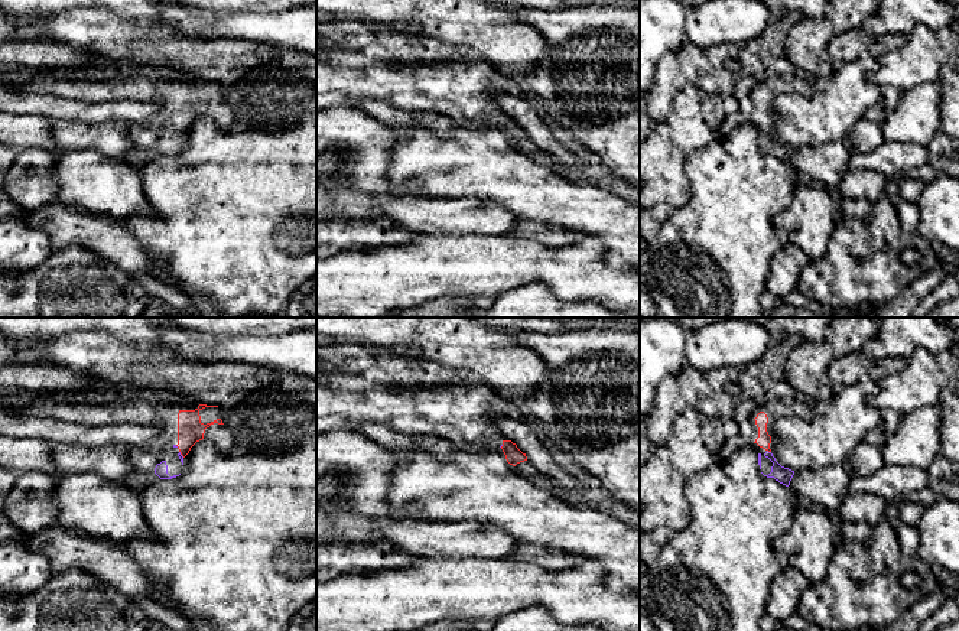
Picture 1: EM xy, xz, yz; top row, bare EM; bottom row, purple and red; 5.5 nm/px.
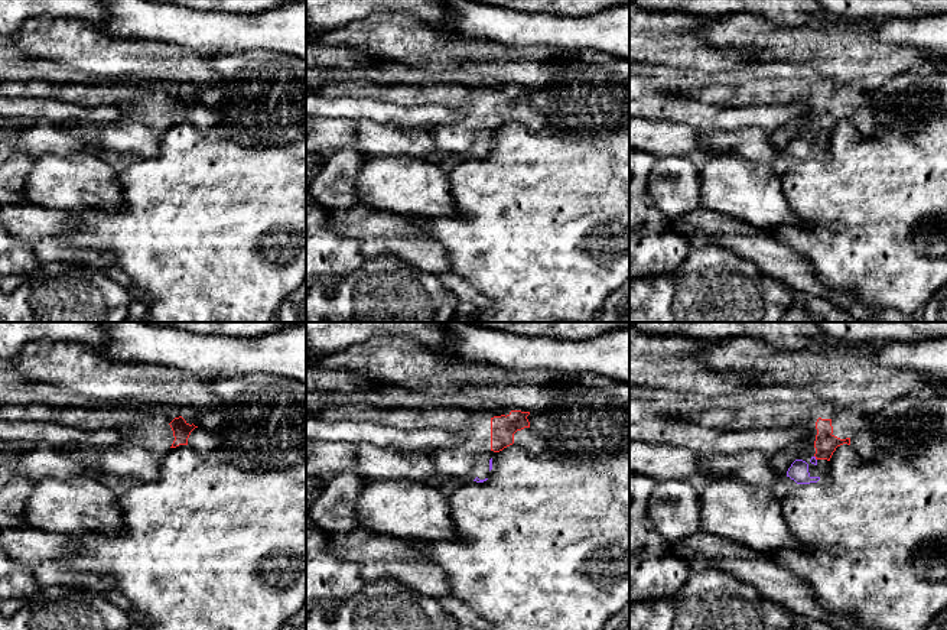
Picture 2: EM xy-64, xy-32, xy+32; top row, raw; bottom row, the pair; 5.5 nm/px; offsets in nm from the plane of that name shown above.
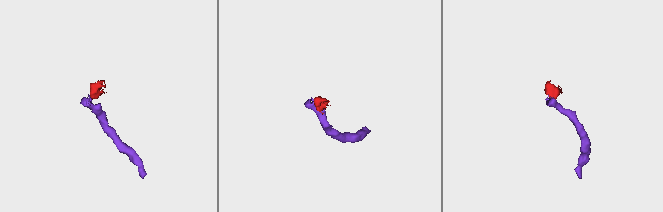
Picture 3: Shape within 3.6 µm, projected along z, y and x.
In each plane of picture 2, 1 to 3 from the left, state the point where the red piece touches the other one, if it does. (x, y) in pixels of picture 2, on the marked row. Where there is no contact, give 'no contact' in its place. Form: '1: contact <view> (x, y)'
1: no contact
2: no contact
3: contact xy+32 (814, 458)

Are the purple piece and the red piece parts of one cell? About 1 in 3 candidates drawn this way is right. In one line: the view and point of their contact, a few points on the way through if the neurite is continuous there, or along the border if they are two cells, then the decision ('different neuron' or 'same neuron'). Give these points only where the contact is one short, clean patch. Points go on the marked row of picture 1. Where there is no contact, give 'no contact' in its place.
contact yz (767, 451); way yz (783, 475), (767, 451), (764, 439); same neuron

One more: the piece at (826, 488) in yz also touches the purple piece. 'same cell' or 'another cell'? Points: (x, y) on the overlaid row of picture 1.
another cell

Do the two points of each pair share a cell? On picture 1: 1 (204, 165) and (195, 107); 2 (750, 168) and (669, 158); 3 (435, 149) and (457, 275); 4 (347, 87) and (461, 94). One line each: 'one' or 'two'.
1: two
2: two
3: two
4: one

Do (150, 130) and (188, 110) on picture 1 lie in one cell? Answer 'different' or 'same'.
same

